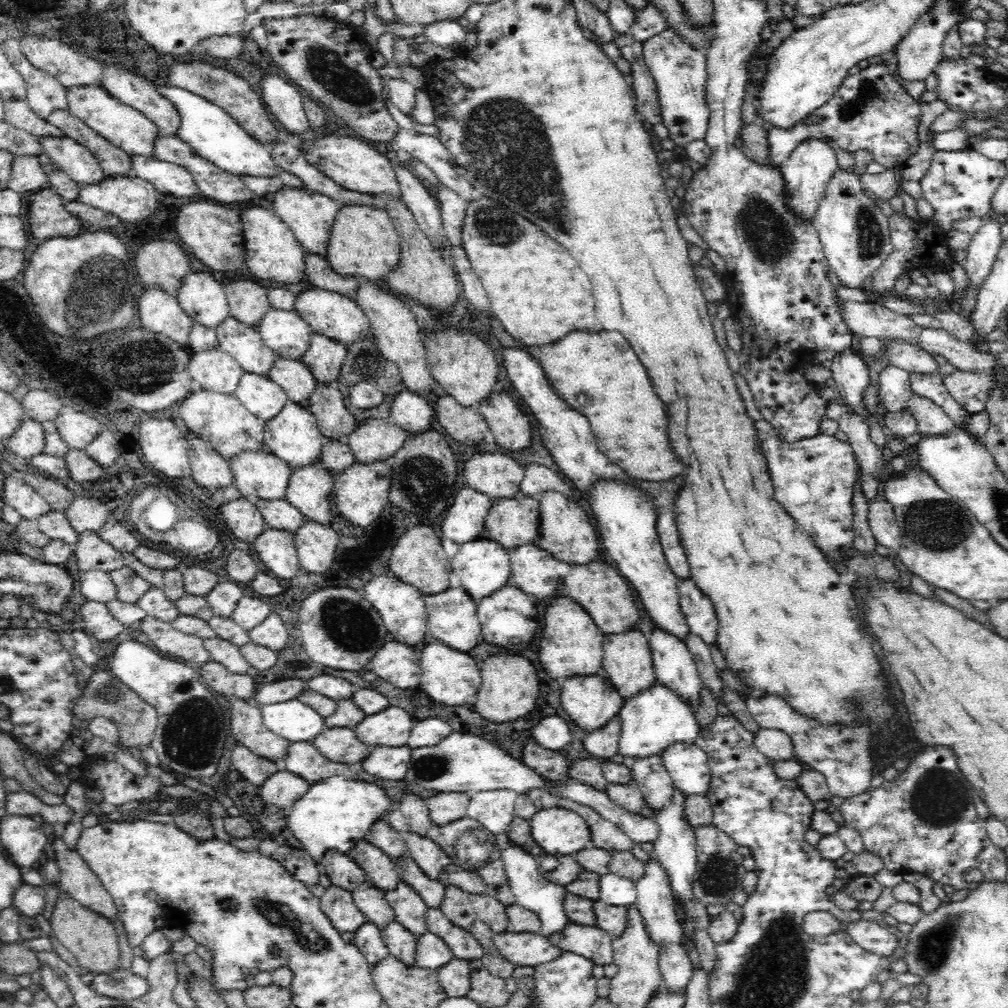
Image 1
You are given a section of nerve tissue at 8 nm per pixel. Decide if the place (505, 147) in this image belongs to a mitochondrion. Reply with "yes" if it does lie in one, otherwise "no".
yes

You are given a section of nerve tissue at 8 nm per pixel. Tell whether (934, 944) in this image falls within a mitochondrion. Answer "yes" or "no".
yes

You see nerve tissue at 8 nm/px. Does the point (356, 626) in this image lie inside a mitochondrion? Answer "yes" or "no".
yes

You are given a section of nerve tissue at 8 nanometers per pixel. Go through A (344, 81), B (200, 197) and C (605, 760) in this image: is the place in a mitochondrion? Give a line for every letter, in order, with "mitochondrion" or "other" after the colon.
A: mitochondrion
B: other
C: other

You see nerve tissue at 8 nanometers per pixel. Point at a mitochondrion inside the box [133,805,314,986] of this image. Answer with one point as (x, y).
(229, 903)

